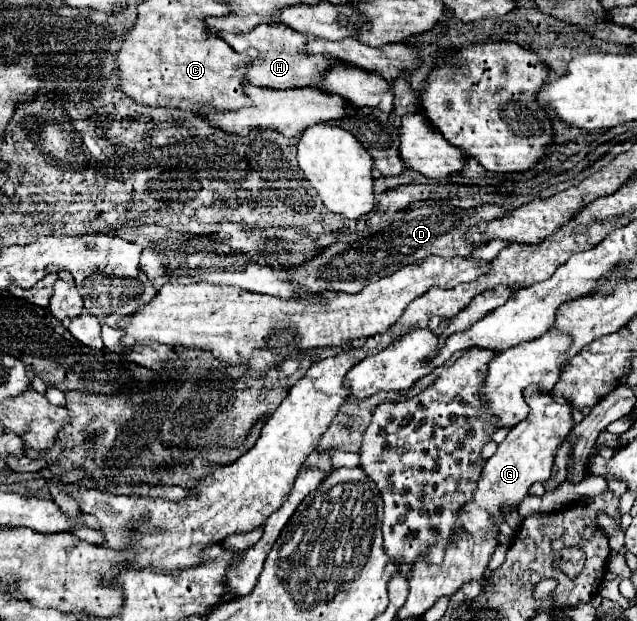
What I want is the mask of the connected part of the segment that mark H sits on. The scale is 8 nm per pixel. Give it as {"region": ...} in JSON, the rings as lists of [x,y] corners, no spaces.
{"region":[[[260,24],[248,34],[230,34],[230,32],[218,32],[220,38],[224,38],[236,52],[244,52],[248,48],[258,50],[258,58],[246,66],[246,80],[254,86],[266,86],[266,88],[302,88],[310,86],[310,80],[322,72],[322,68],[328,68],[334,64],[334,60],[326,60],[326,56],[306,56],[302,52],[308,36],[302,32],[294,32],[292,28],[286,28],[284,24]]]}

